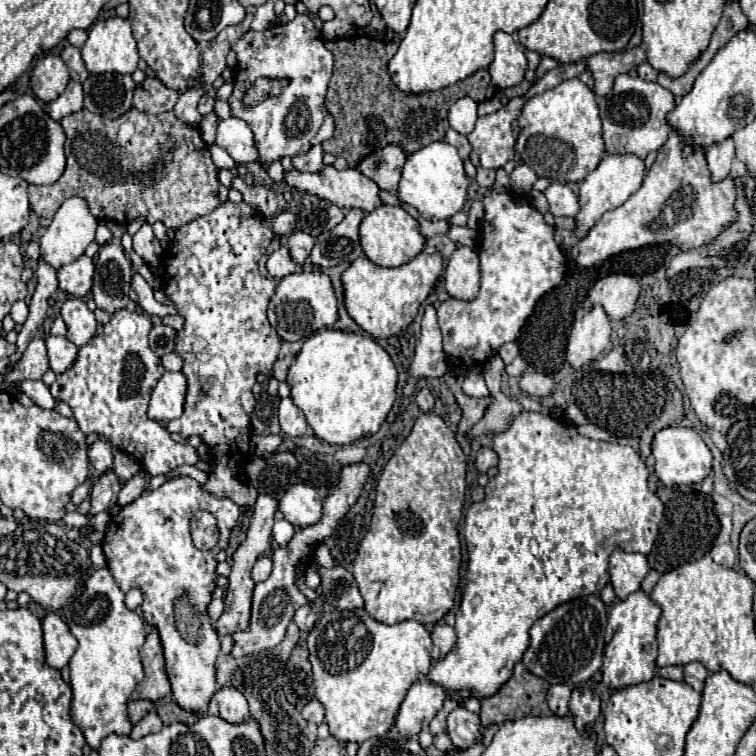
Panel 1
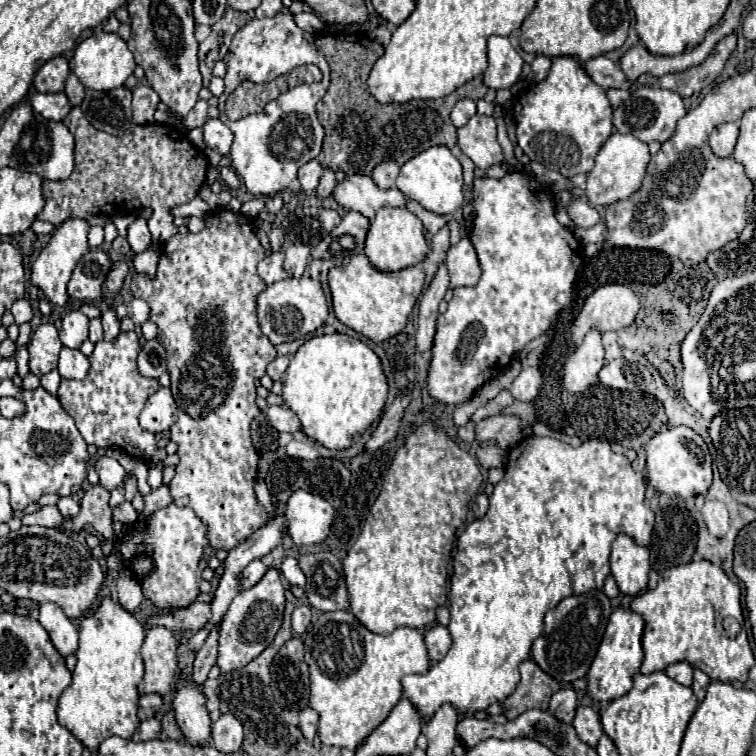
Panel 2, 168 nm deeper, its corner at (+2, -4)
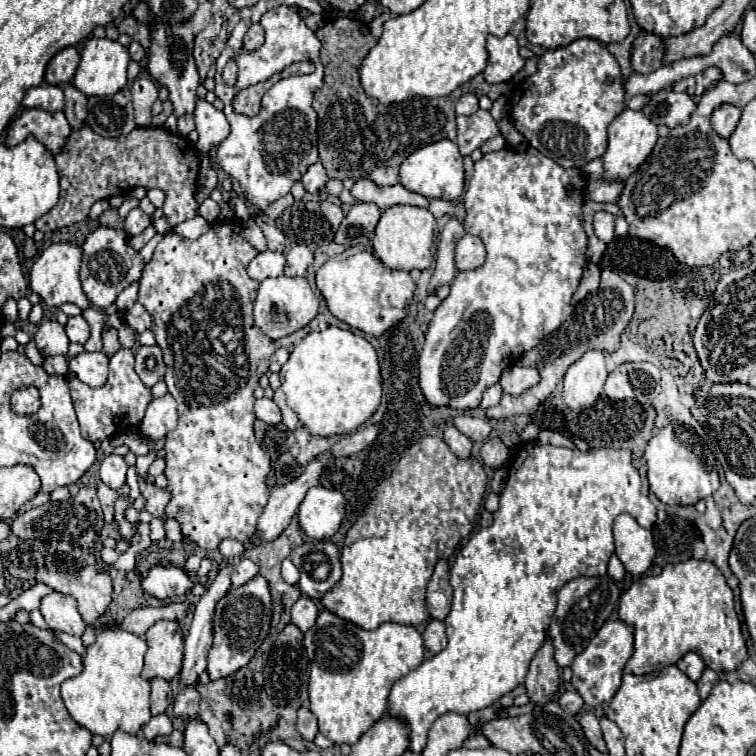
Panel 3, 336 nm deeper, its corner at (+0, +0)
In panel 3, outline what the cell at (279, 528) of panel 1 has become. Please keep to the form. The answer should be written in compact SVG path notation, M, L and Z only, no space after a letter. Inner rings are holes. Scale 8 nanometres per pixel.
M286 558L286 560L282 562L282 578L284 578L286 584L298 584L298 580L300 580L300 572L298 572L298 568L292 564L290 558Z

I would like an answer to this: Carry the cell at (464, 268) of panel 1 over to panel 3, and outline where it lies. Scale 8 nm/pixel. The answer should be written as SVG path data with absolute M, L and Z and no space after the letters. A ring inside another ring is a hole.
M466 234L456 244L456 268L458 270L474 270L484 264L486 250L478 236Z

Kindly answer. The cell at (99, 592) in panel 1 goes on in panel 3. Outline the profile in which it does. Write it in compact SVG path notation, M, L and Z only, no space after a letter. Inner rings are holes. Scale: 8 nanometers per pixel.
M112 620L98 630L94 644L90 644L84 654L84 660L82 660L84 670L62 684L62 700L70 716L82 728L100 736L112 736L116 730L136 734L152 718L150 716L150 682L140 676L144 666L144 654L146 654L146 638L136 636L134 632L128 632L124 628L116 628L116 624L118 620Z

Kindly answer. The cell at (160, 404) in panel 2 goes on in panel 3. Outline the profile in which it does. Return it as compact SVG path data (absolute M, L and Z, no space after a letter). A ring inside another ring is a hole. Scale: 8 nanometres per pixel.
M164 394L162 398L154 398L146 408L146 416L140 424L142 434L154 442L162 440L170 430L176 428L176 422L178 422L176 408L178 404L170 394Z

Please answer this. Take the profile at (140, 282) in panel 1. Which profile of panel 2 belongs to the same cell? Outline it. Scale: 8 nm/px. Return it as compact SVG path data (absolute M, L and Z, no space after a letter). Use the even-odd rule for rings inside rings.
M132 298L132 300L128 302L128 318L130 318L136 326L144 324L144 322L148 320L148 304L146 304L144 300L140 300L140 298Z

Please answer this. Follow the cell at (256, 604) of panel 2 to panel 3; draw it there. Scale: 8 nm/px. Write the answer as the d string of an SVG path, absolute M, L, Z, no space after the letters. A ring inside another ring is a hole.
M262 574L254 576L250 584L246 582L240 588L232 588L218 604L214 614L214 644L208 652L208 672L210 680L226 678L250 662L260 644L270 632L272 622L272 596L270 584Z

